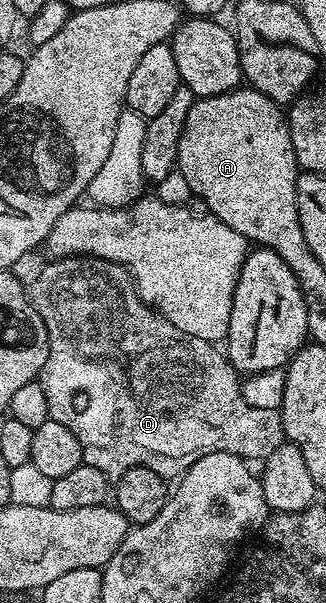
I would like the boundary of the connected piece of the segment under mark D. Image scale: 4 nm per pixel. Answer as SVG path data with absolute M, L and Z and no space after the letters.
M72 257L51 261L46 265L48 267L39 275L39 287L32 286L29 291L33 309L37 309L41 321L47 327L49 337L49 357L43 366L41 382L45 389L45 401L49 405L49 417L65 425L65 429L70 429L73 437L81 441L84 463L93 465L93 469L101 469L101 473L105 473L111 481L117 481L134 467L148 467L164 481L171 481L182 476L183 472L188 471L193 465L193 461L197 461L209 451L228 451L241 459L262 461L269 457L269 453L273 453L273 449L277 449L277 445L285 442L280 412L273 409L259 409L246 403L243 400L240 376L227 360L226 354L216 344L177 329L168 319L163 318L156 308L150 307L139 296L135 280L126 267L119 263L110 263L108 259L90 257Z

